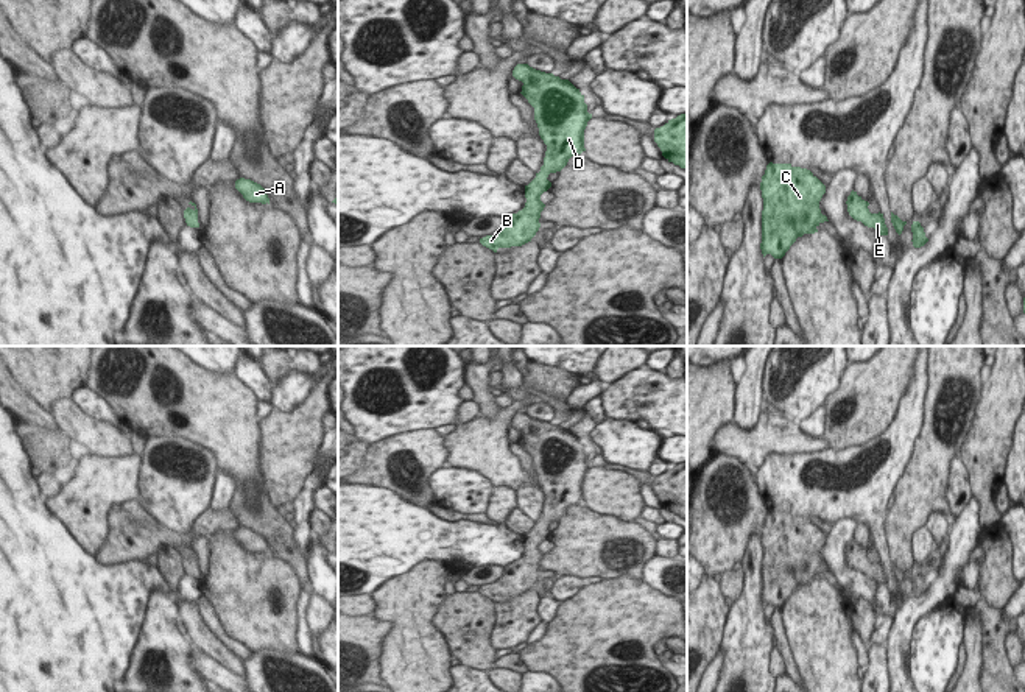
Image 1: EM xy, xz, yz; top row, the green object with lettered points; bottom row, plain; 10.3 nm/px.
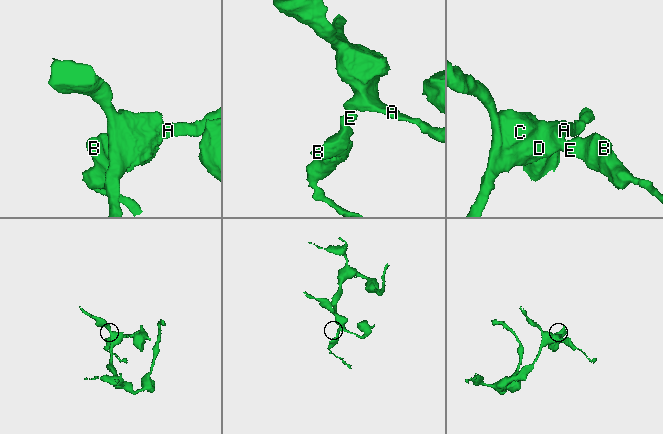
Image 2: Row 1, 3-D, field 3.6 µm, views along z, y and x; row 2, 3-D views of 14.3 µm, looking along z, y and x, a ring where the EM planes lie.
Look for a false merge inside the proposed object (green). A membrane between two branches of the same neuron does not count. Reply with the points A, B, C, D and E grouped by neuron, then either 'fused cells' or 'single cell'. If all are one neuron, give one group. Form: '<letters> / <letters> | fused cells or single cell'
A B C D E | single cell

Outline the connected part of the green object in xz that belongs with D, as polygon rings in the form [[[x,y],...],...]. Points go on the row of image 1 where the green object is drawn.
[[[517,64],[512,76],[523,83],[522,95],[534,108],[539,136],[547,145],[544,165],[536,178],[525,185],[525,207],[505,218],[505,226],[480,243],[494,252],[498,248],[522,246],[536,235],[545,204],[541,195],[551,187],[550,173],[561,171],[572,156],[584,148],[584,129],[592,114],[587,112],[584,95],[569,79]]]

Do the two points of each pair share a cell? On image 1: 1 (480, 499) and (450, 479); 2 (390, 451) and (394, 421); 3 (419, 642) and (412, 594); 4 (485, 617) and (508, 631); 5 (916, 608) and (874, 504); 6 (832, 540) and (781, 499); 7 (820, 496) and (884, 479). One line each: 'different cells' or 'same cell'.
1: same cell
2: different cells
3: same cell
4: different cells
5: different cells
6: different cells
7: same cell

